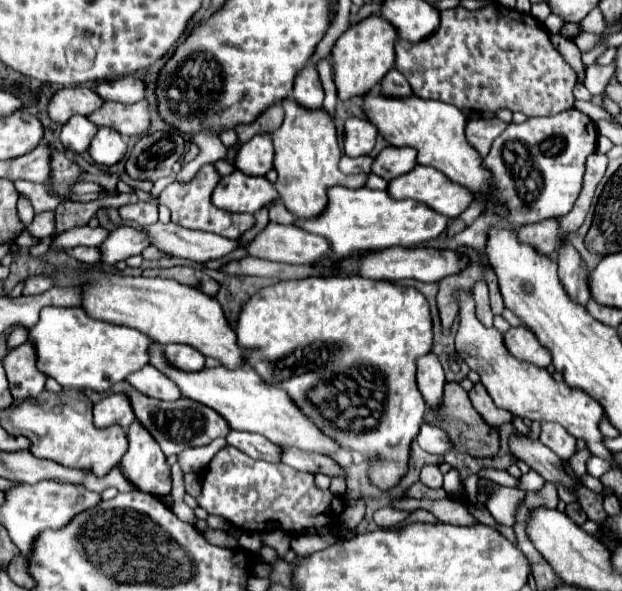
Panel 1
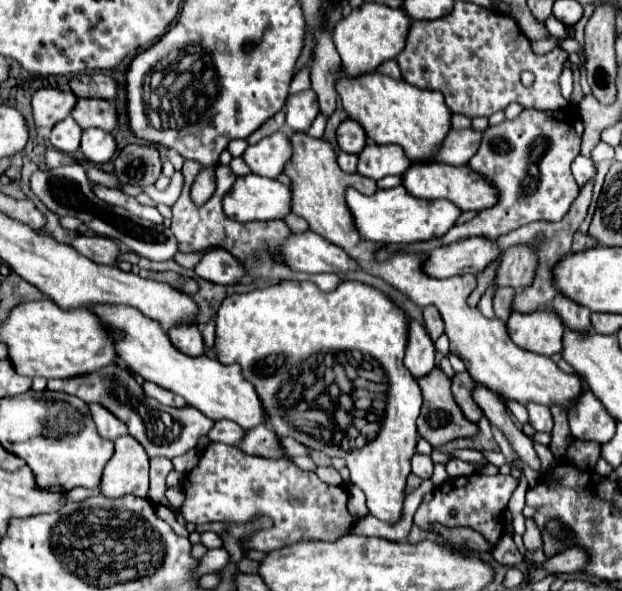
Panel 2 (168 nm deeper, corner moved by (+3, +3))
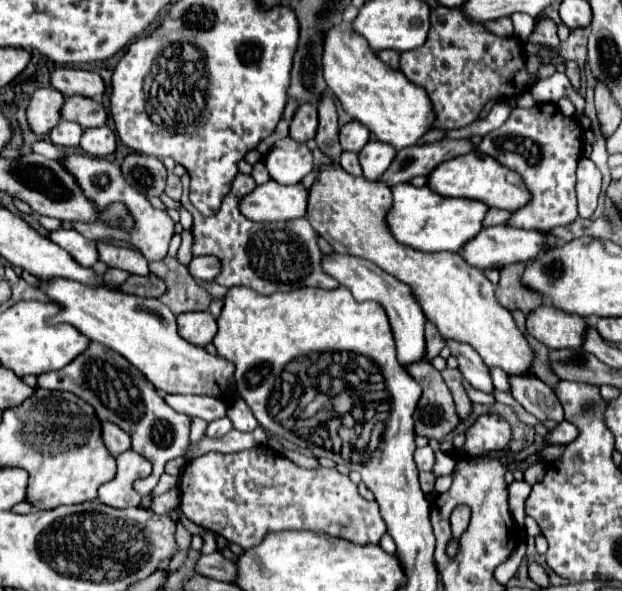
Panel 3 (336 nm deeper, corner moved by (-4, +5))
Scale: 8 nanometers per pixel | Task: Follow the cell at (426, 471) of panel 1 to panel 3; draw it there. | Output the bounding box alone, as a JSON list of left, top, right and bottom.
[415,446,435,472]

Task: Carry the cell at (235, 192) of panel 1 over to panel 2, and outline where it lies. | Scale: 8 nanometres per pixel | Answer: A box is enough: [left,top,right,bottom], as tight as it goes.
[224,174,290,222]

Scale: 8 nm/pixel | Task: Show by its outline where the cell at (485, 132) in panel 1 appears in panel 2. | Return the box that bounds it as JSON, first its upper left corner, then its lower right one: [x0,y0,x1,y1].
[430,128,482,166]

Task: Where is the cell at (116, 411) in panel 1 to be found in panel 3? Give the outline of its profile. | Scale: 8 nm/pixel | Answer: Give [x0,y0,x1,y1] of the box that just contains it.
[103,422,131,456]

